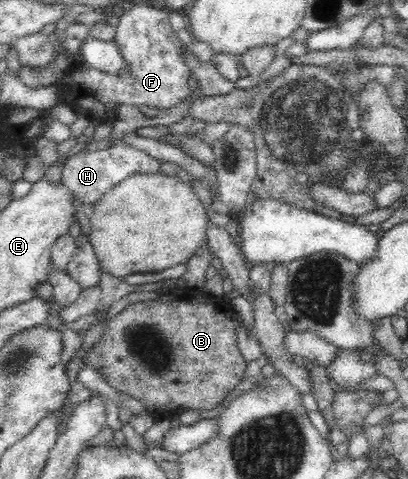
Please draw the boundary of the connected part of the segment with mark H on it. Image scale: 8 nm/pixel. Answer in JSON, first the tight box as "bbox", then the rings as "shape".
{"bbox":[62,141,161,205],"shape":[[[118,141],[109,149],[101,149],[97,151],[82,151],[77,155],[70,156],[64,163],[62,170],[62,183],[69,188],[69,191],[83,205],[94,205],[100,200],[109,189],[122,182],[123,179],[133,175],[134,173],[152,174],[160,171],[161,162],[151,157],[145,151],[136,149],[135,147]]]}

